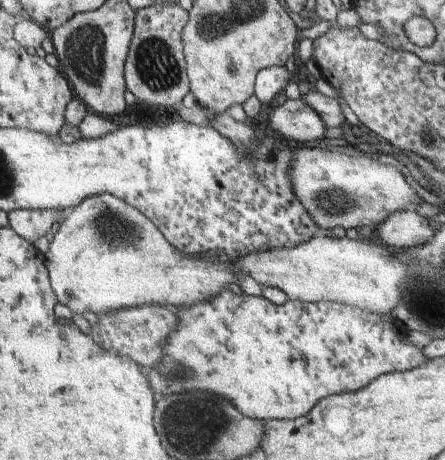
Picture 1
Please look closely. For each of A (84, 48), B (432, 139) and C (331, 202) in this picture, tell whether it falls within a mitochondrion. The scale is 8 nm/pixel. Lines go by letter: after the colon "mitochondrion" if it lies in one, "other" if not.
A: mitochondrion
B: mitochondrion
C: mitochondrion

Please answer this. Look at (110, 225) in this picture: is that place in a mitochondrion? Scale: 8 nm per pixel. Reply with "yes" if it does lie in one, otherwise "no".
yes

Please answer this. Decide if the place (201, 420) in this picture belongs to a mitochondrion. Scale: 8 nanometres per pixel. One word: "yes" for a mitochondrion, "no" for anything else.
yes

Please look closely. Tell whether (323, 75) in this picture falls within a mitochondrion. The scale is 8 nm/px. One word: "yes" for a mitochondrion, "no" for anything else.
no

